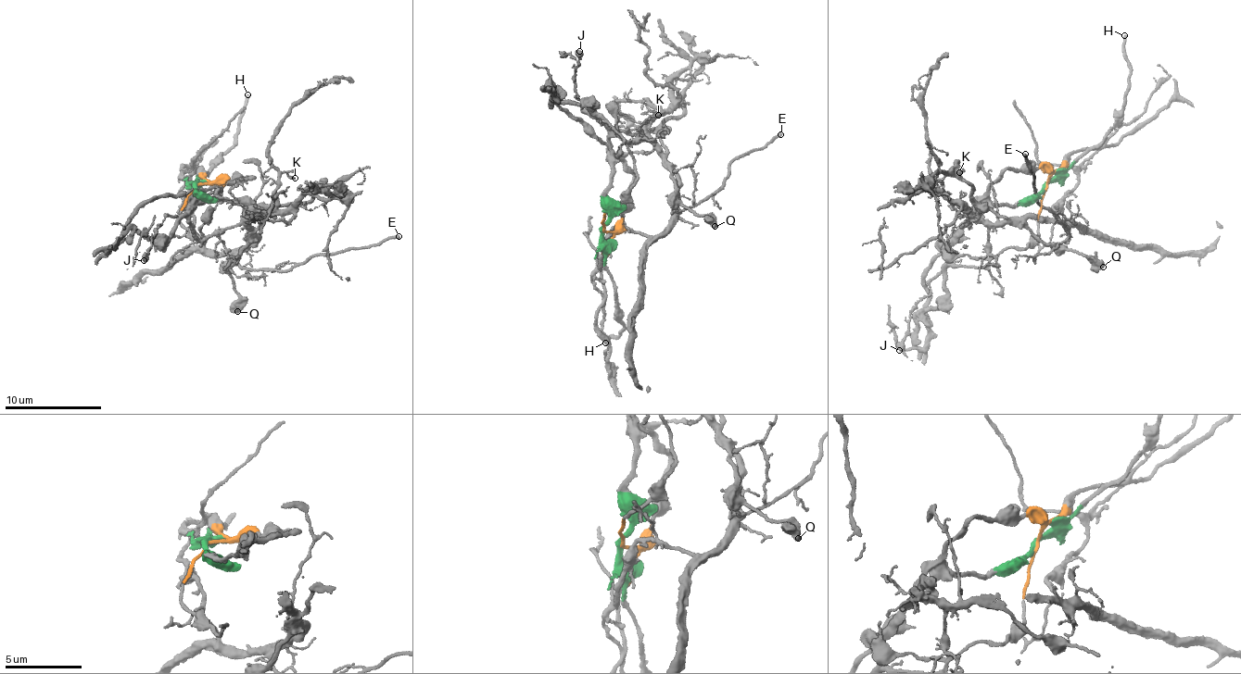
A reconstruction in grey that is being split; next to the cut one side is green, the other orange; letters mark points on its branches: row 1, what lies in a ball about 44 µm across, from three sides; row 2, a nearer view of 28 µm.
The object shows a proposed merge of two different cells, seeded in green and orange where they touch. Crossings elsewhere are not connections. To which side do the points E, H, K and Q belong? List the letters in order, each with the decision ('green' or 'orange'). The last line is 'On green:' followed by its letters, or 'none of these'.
E: orange
H: green
K: orange
Q: green
On green: H, Q

